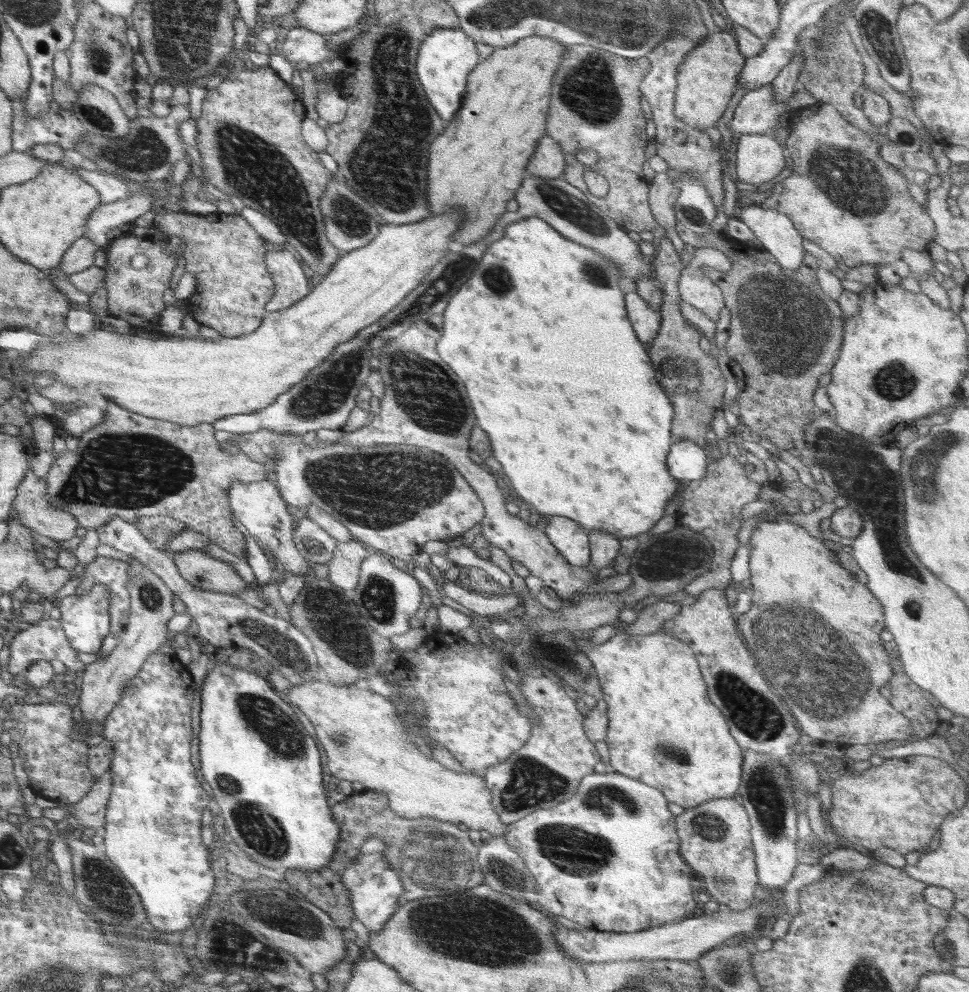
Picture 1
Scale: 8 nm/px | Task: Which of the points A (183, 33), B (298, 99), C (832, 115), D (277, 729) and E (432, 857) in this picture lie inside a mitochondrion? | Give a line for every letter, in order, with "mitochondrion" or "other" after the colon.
A: mitochondrion
B: other
C: other
D: mitochondrion
E: mitochondrion

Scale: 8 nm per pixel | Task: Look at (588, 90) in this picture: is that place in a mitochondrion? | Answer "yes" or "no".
yes

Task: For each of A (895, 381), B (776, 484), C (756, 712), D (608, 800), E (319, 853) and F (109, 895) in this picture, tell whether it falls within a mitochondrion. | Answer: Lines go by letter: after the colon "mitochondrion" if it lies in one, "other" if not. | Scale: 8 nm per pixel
A: mitochondrion
B: other
C: mitochondrion
D: mitochondrion
E: other
F: mitochondrion

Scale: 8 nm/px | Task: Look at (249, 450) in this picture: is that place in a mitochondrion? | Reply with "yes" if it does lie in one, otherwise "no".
no

